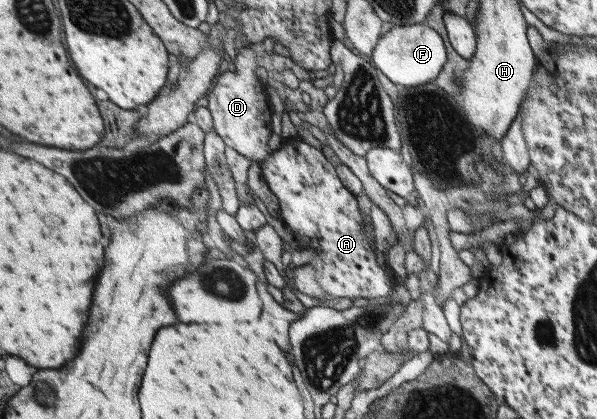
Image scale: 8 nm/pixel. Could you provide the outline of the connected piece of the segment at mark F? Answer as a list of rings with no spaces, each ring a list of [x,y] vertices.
[[[424,22],[393,26],[378,38],[369,56],[375,69],[381,71],[394,85],[414,87],[432,83],[440,73],[446,61],[446,43]]]

